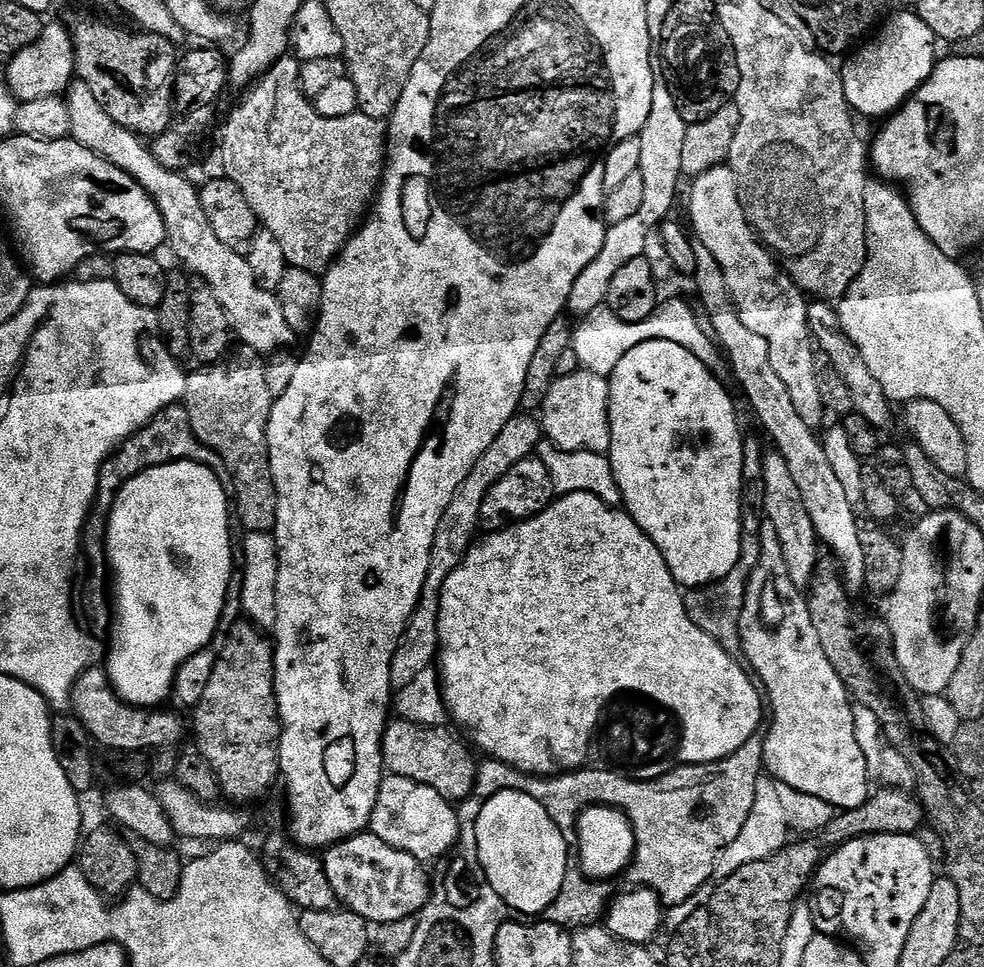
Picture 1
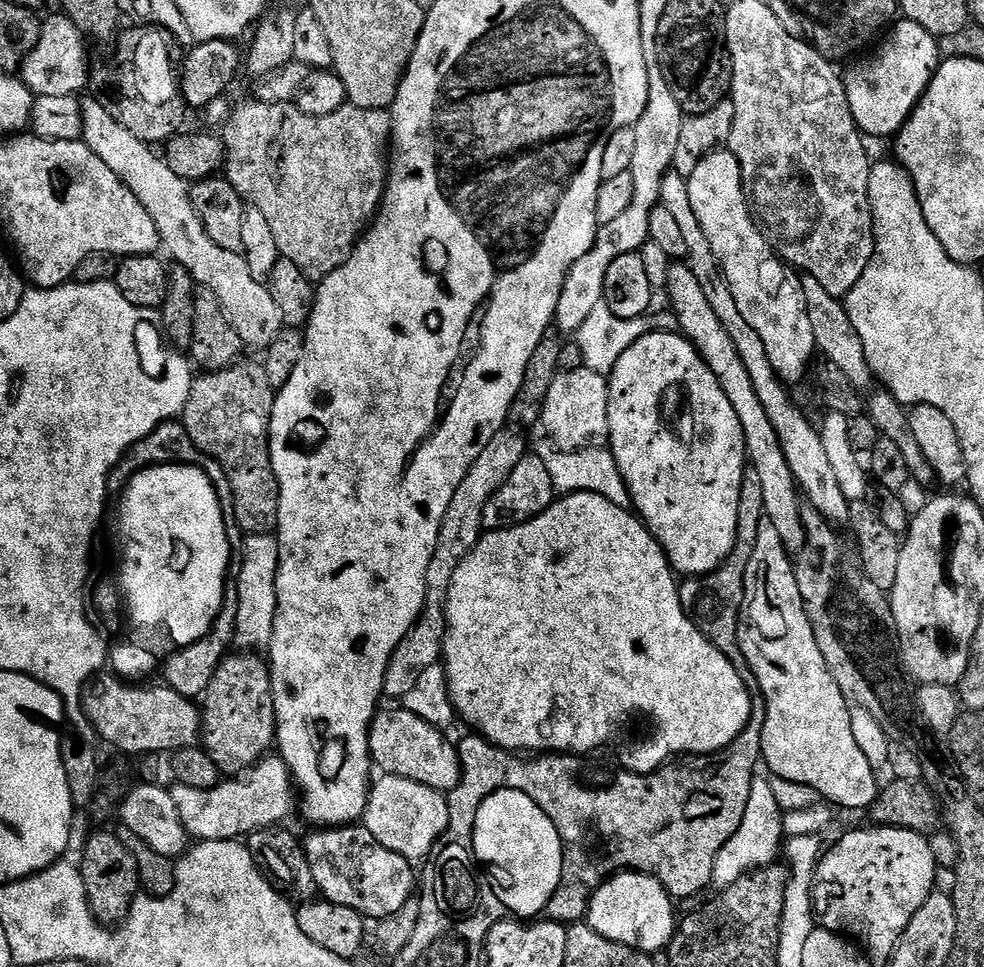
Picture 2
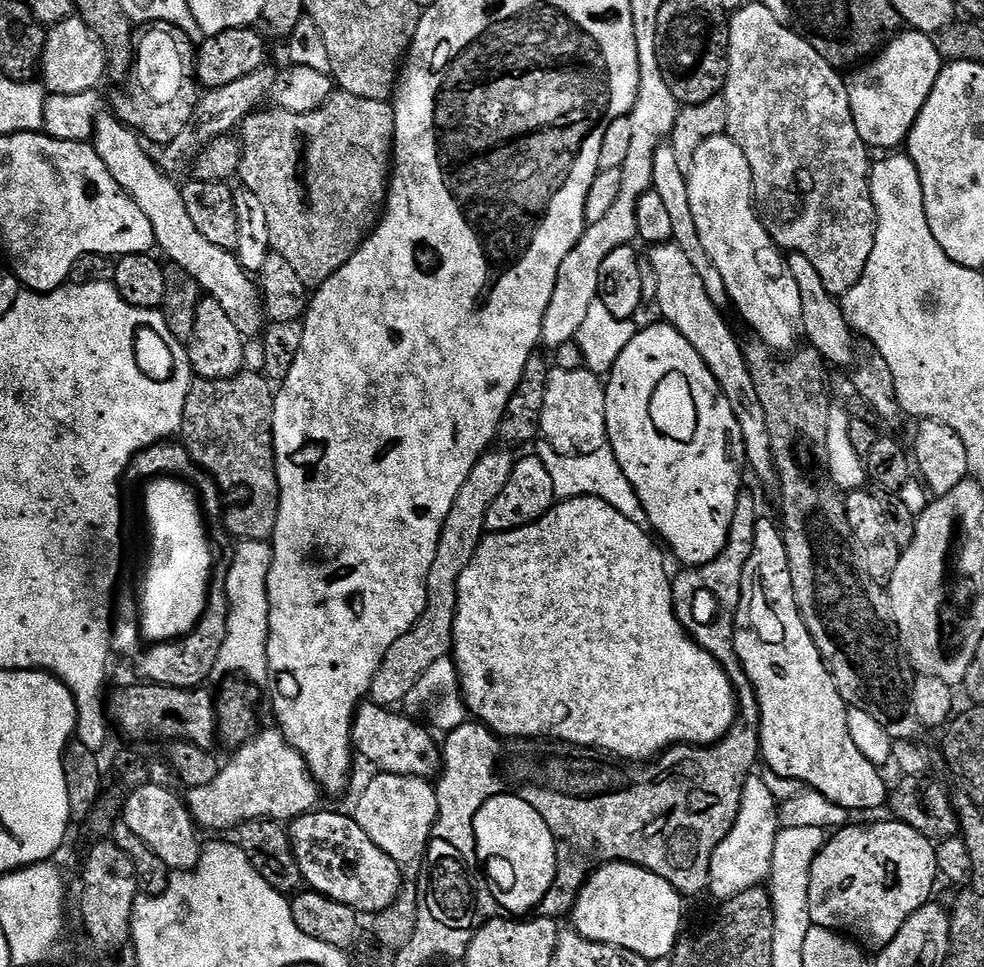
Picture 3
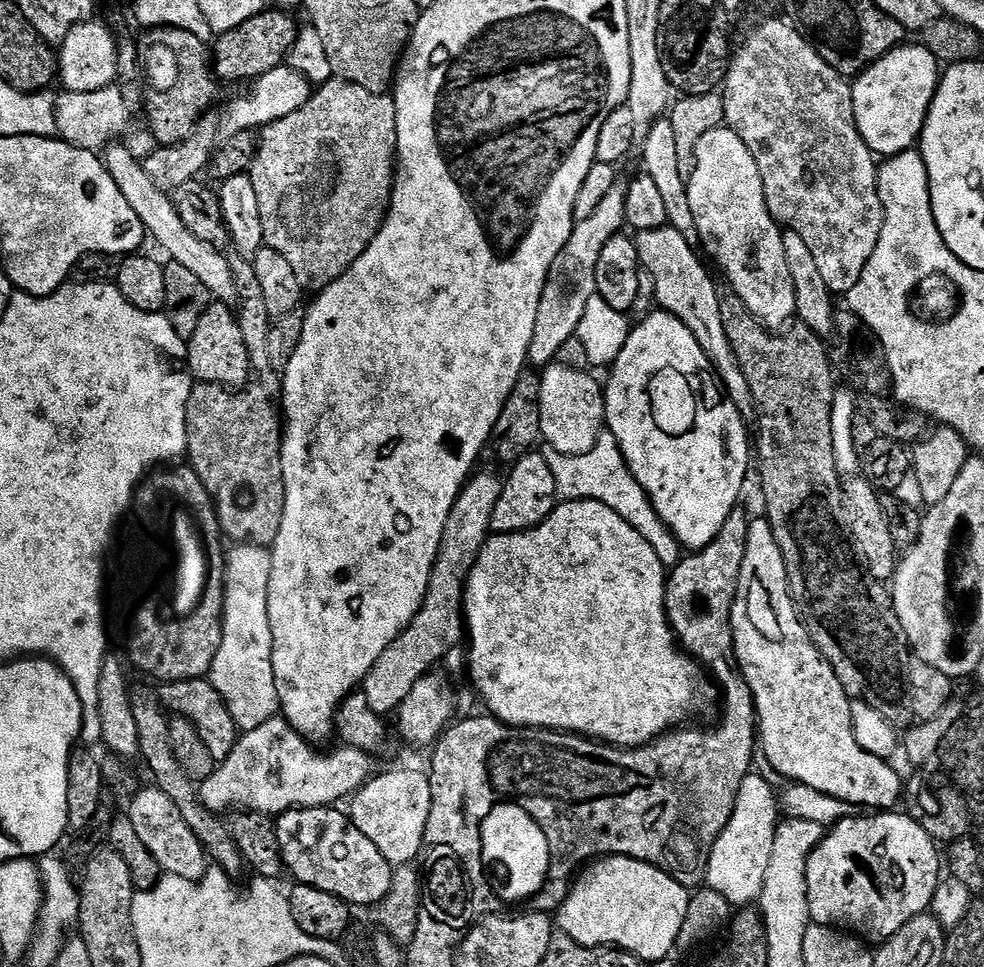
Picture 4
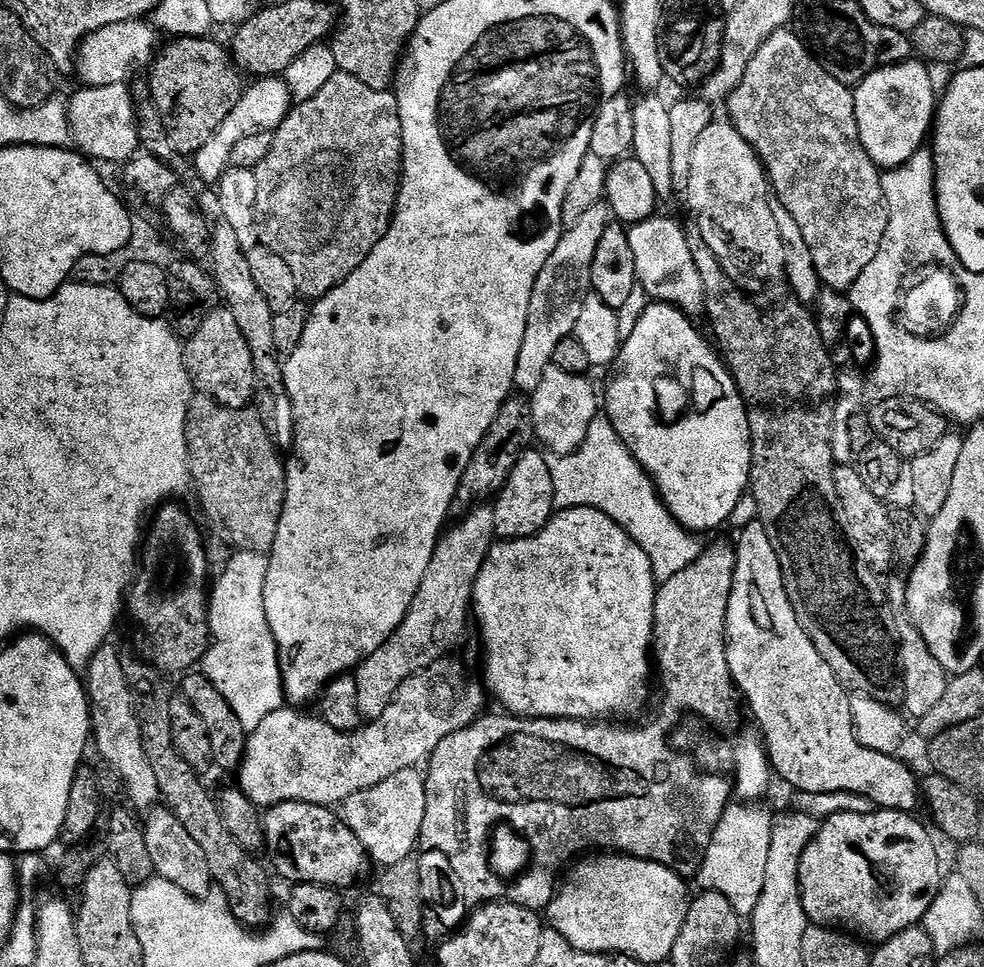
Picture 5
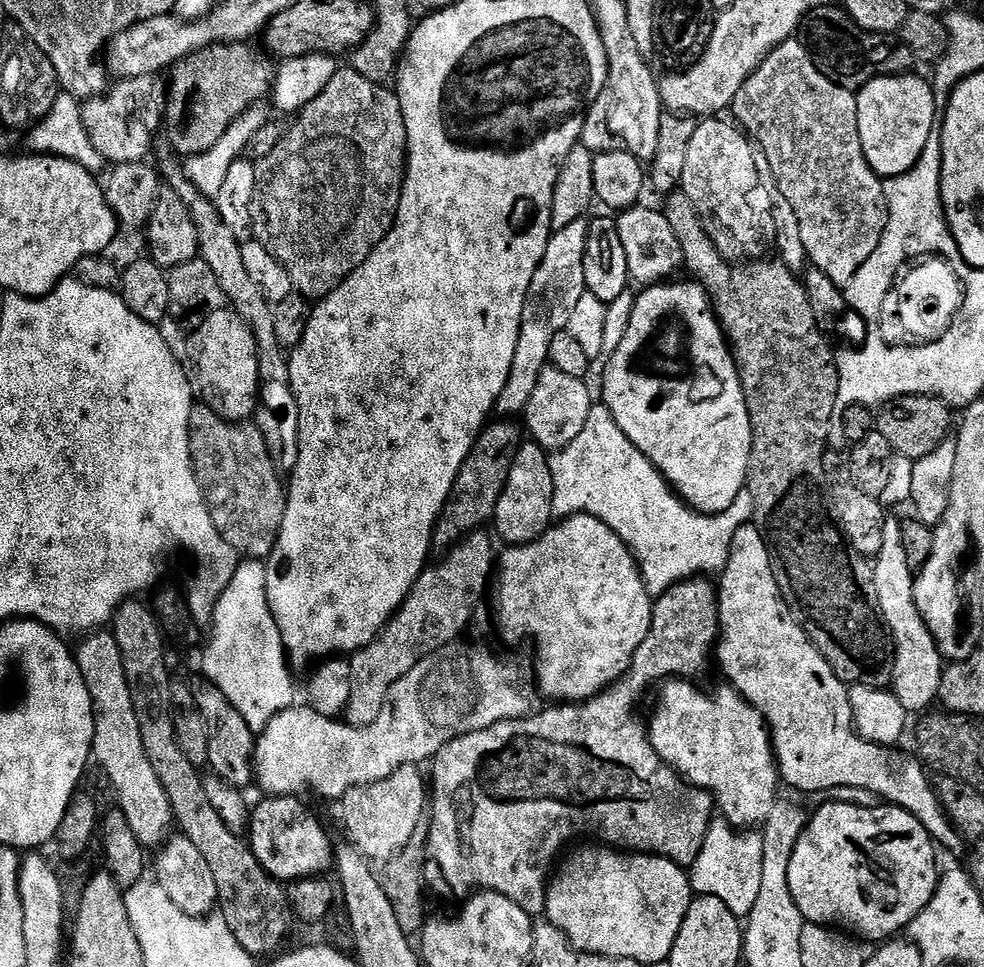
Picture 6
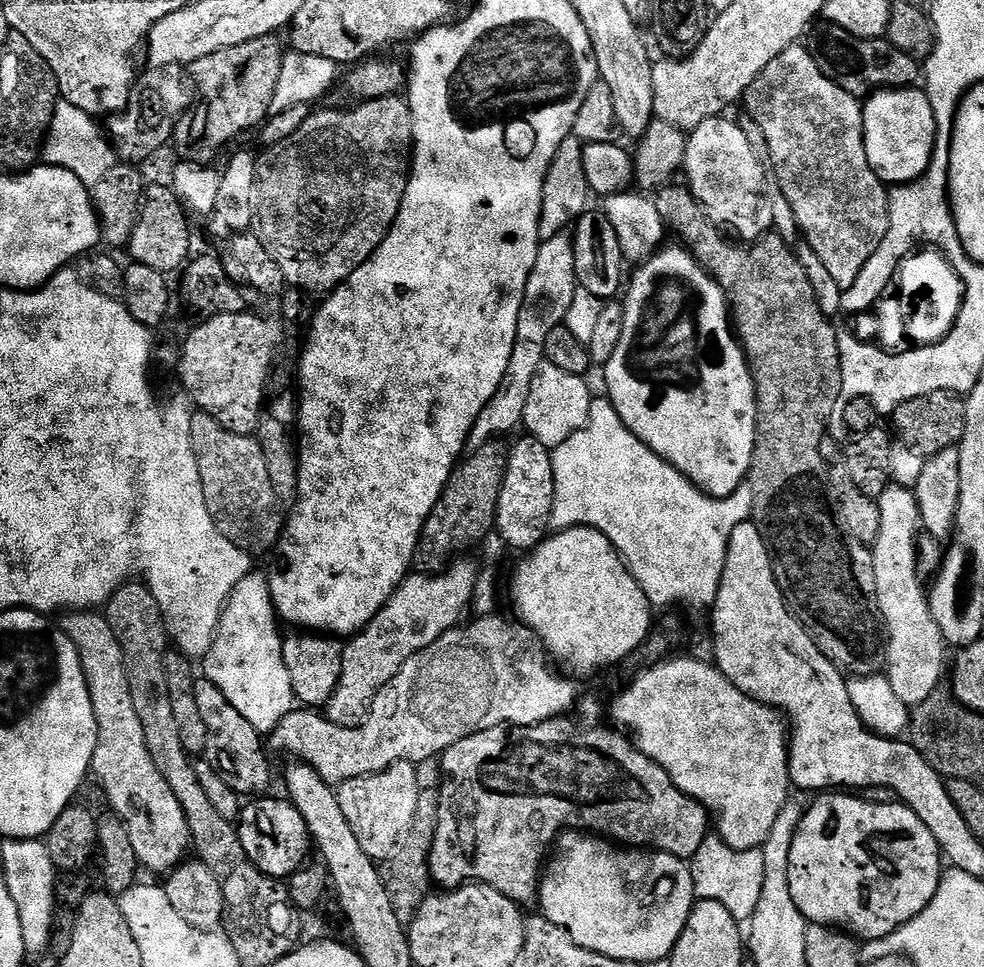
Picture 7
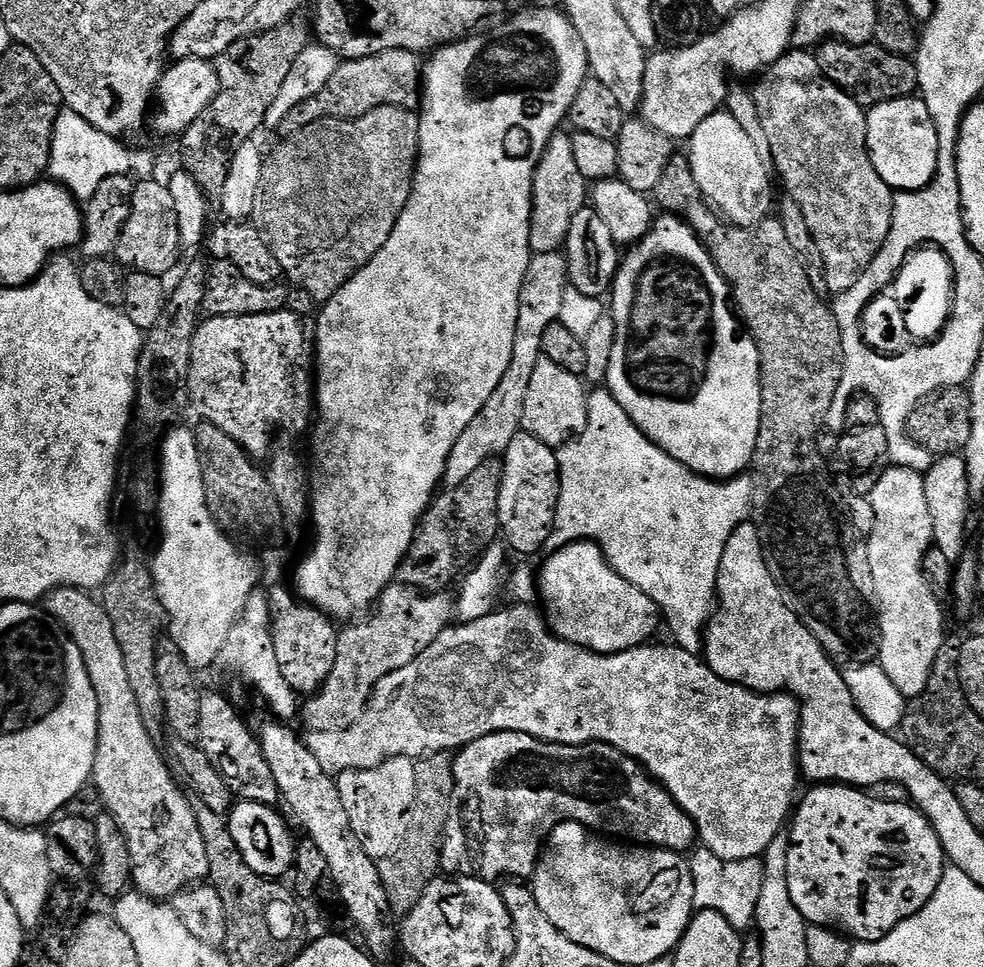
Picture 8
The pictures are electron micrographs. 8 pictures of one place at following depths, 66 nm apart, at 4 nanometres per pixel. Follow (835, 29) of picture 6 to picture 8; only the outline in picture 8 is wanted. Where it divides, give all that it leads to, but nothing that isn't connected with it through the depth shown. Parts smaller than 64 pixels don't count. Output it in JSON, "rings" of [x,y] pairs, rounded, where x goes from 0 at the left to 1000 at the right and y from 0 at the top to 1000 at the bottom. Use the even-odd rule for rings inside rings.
{"rings":[[[842,39],[832,47],[828,59],[833,65],[835,77],[859,95],[869,97],[874,111],[879,114],[896,105],[932,98],[933,77],[930,65],[924,59],[900,53],[889,43],[861,46],[859,41]]]}

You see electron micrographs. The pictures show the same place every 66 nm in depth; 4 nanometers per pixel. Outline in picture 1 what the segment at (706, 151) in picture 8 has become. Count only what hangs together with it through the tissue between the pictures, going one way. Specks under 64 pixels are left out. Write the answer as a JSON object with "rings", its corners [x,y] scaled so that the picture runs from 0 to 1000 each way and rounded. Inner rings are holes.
{"rings":[[[723,174],[717,176],[717,180],[706,183],[702,190],[699,223],[703,226],[701,236],[706,247],[717,254],[717,259],[726,263],[730,275],[734,275],[734,283],[738,283],[738,296],[742,296],[742,304],[750,325],[754,325],[754,333],[758,333],[761,341],[767,341],[773,350],[778,350],[783,358],[783,375],[787,377],[791,391],[795,391],[815,436],[832,444],[833,437],[839,432],[839,425],[831,407],[827,383],[830,361],[821,336],[822,311],[818,303],[801,286],[790,266],[776,255],[761,234],[750,205],[750,188],[744,174]]]}

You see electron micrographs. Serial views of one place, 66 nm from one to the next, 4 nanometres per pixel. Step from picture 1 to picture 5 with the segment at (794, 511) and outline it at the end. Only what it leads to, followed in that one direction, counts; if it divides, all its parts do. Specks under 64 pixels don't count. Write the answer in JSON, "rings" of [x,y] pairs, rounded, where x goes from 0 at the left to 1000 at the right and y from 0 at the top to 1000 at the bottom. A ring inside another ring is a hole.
{"rings":[[[668,221],[657,225],[652,230],[641,233],[638,236],[640,246],[640,259],[644,262],[644,279],[649,297],[657,300],[657,304],[664,311],[673,314],[685,314],[689,319],[694,319],[700,325],[714,324],[715,320],[715,297],[713,286],[709,283],[709,275],[705,271],[705,266],[701,263],[701,250],[695,241],[696,233],[690,232],[687,228],[682,228],[679,223]]]}

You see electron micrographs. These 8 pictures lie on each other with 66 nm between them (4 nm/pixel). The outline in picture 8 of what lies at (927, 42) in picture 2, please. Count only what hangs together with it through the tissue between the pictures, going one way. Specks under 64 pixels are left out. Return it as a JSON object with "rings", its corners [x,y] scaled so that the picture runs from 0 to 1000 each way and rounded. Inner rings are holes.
{"rings":[[[934,98],[896,105],[881,113],[882,158],[888,176],[911,199],[937,196],[953,172],[953,134],[941,105]]]}

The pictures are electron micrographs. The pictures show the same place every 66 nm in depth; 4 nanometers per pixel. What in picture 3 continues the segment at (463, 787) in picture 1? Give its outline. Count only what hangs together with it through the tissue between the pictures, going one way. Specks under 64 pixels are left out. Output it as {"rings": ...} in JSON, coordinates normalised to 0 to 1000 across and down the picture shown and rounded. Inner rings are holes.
{"rings":[[[377,726],[367,728],[362,735],[360,750],[360,774],[370,786],[375,786],[386,798],[395,798],[405,802],[424,802],[430,807],[446,804],[449,797],[449,774],[433,754],[427,750],[426,744],[412,739],[410,735],[389,732]]]}

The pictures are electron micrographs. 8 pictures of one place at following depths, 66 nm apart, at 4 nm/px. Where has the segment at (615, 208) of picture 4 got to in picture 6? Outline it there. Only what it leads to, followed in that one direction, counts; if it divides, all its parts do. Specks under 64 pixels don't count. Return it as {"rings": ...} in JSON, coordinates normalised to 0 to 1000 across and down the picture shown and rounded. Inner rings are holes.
{"rings":[[[591,226],[579,230],[579,234],[564,237],[555,254],[555,263],[551,263],[547,279],[543,279],[543,292],[539,292],[539,300],[535,304],[530,321],[526,359],[522,361],[522,378],[518,378],[518,391],[514,399],[510,399],[510,407],[506,407],[502,423],[505,431],[524,432],[532,427],[543,407],[543,399],[547,399],[551,383],[558,380],[559,354],[563,354],[568,343],[576,340],[579,329],[587,317],[587,311],[598,301],[593,268],[599,233],[597,226]]]}

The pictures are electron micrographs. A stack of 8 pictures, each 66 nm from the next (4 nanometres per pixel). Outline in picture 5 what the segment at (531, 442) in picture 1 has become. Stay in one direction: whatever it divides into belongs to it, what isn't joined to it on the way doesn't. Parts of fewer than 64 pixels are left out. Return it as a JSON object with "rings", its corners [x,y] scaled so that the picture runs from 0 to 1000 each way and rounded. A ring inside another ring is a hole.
{"rings":[[[493,519],[481,525],[480,528],[471,531],[464,538],[467,539],[463,543],[460,541],[444,560],[439,580],[433,589],[433,598],[429,598],[429,606],[425,606],[425,614],[421,623],[417,623],[417,631],[409,647],[404,647],[404,651],[400,651],[398,659],[384,672],[380,672],[380,676],[372,679],[366,690],[361,692],[364,734],[371,746],[377,747],[392,738],[392,730],[396,730],[396,726],[401,722],[404,709],[409,709],[409,705],[413,705],[421,697],[433,693],[433,689],[452,681],[458,675],[455,673],[471,660],[472,648],[475,647],[476,641],[478,645],[482,606],[494,581],[494,573],[498,573],[506,555],[502,548],[502,527],[499,520]]]}

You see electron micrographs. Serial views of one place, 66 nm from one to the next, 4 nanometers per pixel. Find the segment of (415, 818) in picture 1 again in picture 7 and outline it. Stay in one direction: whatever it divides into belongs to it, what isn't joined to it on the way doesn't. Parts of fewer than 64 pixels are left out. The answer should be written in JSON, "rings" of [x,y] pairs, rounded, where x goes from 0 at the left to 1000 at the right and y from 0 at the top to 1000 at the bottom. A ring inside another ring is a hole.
{"rings":[[[418,786],[400,788],[392,796],[375,802],[356,805],[341,815],[341,824],[360,858],[360,867],[376,888],[389,891],[401,882],[405,872],[421,850],[421,838],[425,838],[425,800],[423,790]]]}

